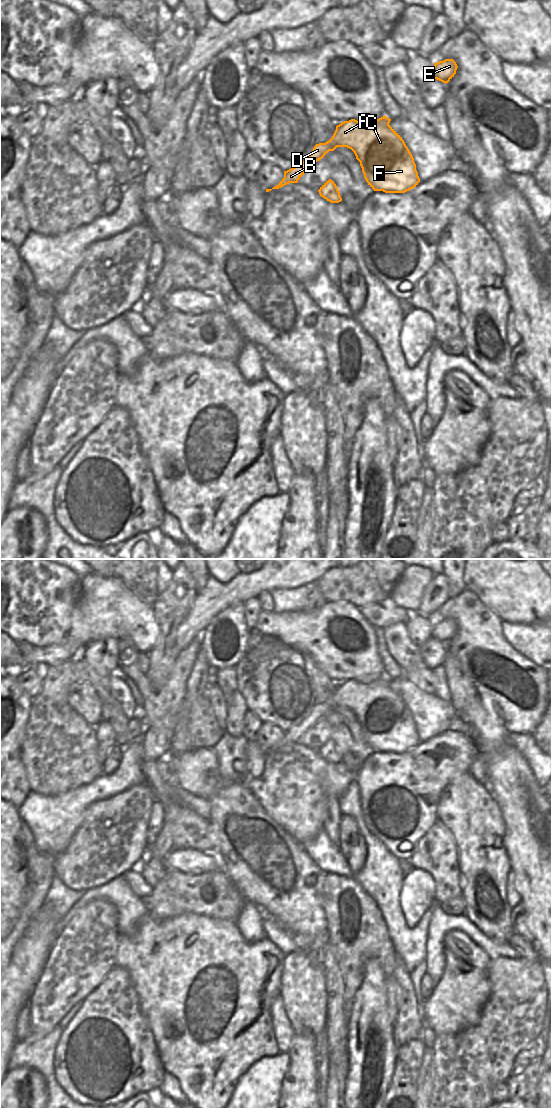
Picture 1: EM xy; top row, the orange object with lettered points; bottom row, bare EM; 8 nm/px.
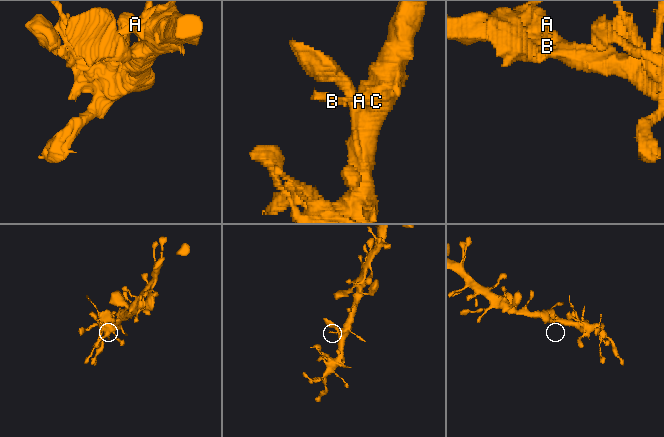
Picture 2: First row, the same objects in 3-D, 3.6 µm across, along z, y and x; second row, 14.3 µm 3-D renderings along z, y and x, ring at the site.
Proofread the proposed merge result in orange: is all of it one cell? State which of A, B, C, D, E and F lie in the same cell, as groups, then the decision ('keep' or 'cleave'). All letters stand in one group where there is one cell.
A B C D E F; keep

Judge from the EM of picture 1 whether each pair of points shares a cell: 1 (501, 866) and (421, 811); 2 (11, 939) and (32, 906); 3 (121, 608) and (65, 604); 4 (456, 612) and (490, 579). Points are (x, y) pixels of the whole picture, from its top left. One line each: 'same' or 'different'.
1: different
2: same
3: different
4: different

